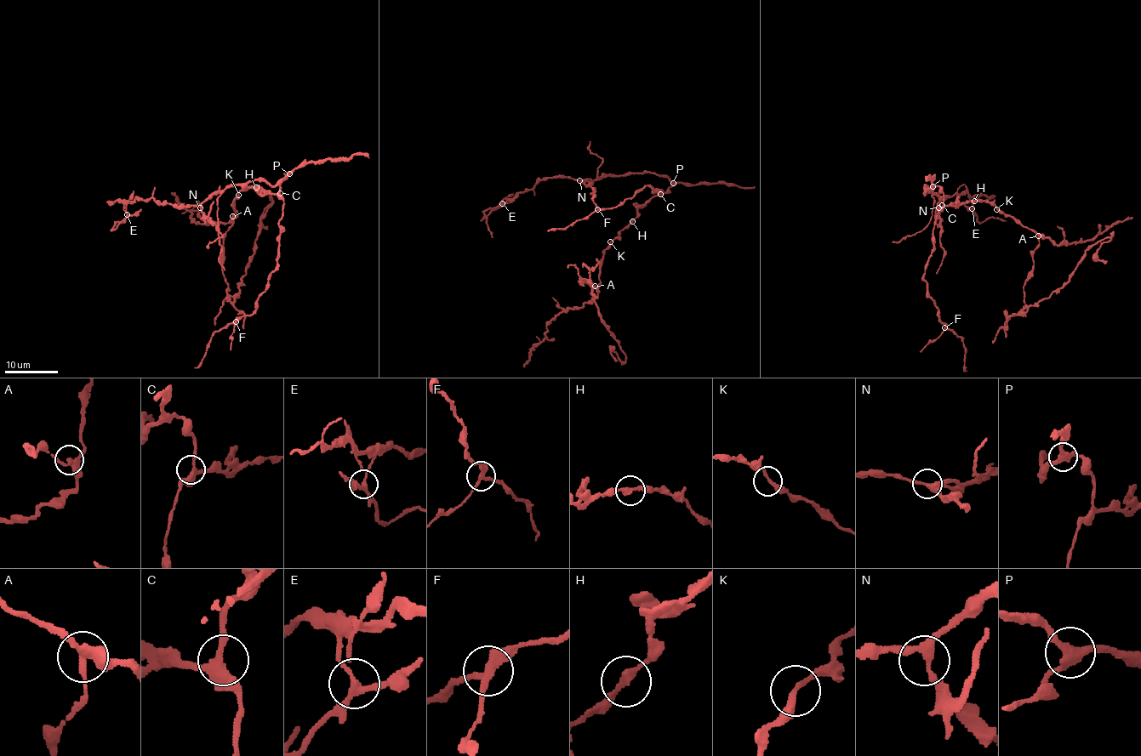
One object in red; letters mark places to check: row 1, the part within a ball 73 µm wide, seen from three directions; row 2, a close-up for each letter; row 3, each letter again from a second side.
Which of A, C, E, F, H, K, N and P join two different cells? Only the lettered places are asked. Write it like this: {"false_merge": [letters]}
{"false_merge": ["A", "E", "F"]}

